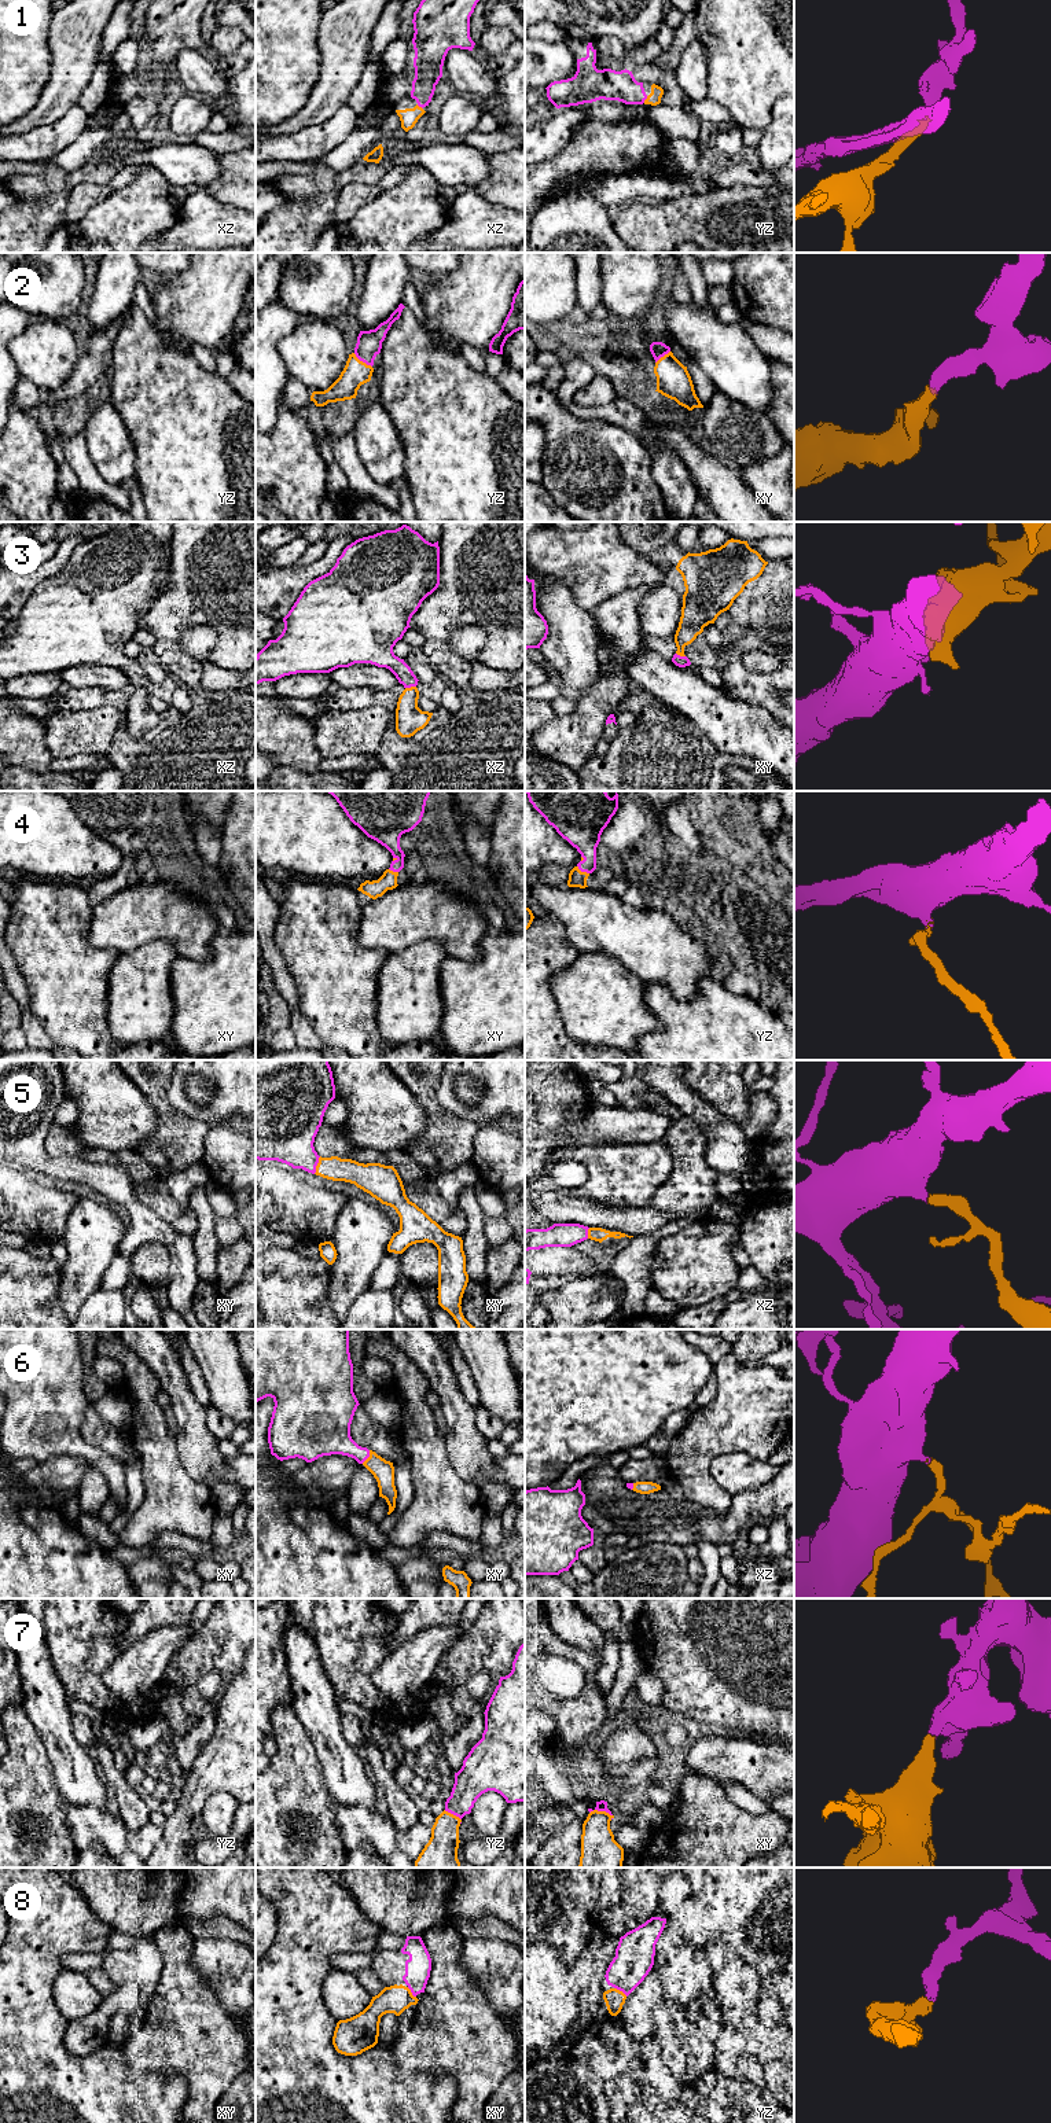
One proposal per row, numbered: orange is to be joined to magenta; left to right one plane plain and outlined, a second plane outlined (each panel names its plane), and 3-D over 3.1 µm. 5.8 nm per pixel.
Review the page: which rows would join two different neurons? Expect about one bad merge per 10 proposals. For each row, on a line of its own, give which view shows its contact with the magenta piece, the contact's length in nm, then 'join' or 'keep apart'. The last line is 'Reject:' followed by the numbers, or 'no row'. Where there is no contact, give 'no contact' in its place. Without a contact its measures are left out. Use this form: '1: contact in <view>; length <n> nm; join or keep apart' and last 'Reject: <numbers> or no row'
1: contact in yz; length 50 nm; join
2: contact in yz; length 140 nm; join
3: contact in xz; length 70 nm; join
4: contact in yz; length 90 nm; join
5: contact in xy; length 110 nm; join
6: contact in xy; length 90 nm; join
7: contact in xy; length 140 nm; join
8: contact in yz; length 90 nm; join
Reject: no row

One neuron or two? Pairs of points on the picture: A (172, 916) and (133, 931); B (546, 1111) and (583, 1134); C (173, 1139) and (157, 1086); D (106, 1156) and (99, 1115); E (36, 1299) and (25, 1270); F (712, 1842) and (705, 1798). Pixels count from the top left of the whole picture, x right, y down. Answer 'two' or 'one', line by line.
A: one
B: two
C: one
D: two
E: one
F: one

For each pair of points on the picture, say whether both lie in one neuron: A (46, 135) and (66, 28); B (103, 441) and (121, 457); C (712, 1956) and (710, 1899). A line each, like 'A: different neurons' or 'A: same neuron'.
A: different neurons
B: same neuron
C: different neurons

